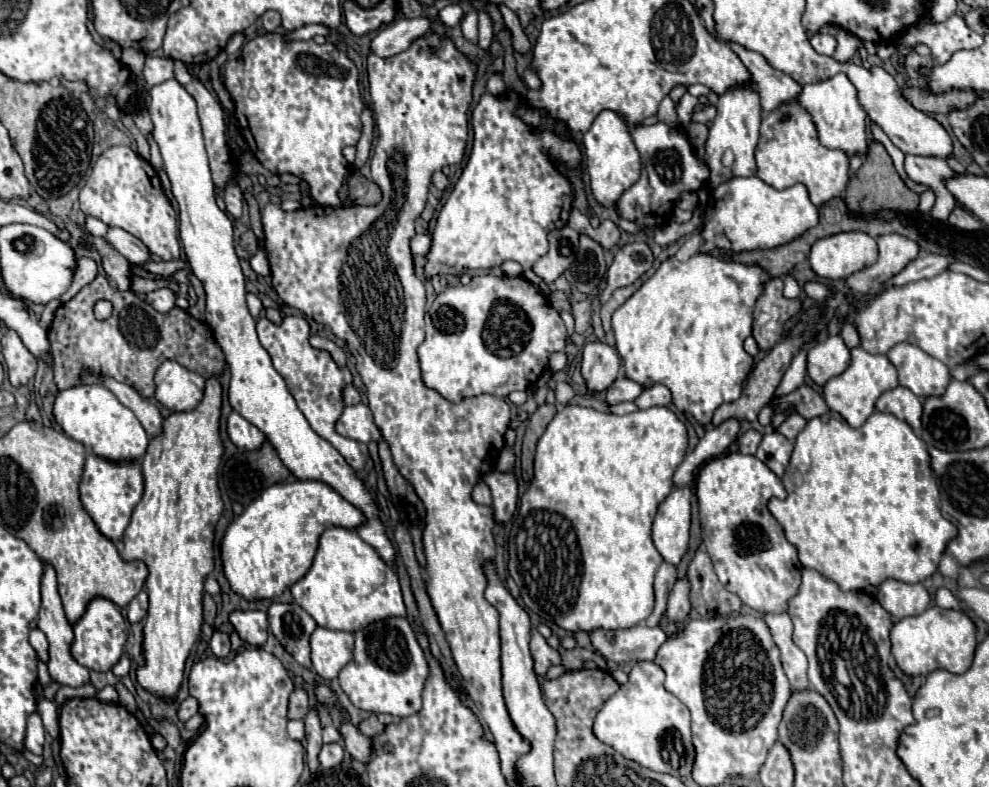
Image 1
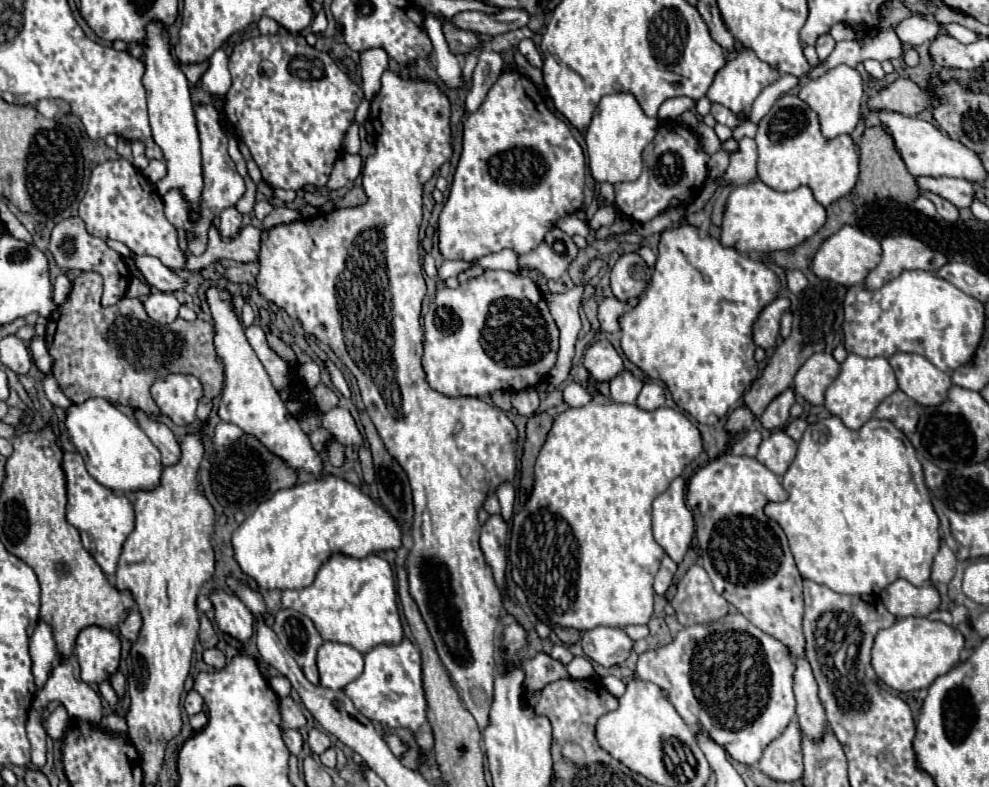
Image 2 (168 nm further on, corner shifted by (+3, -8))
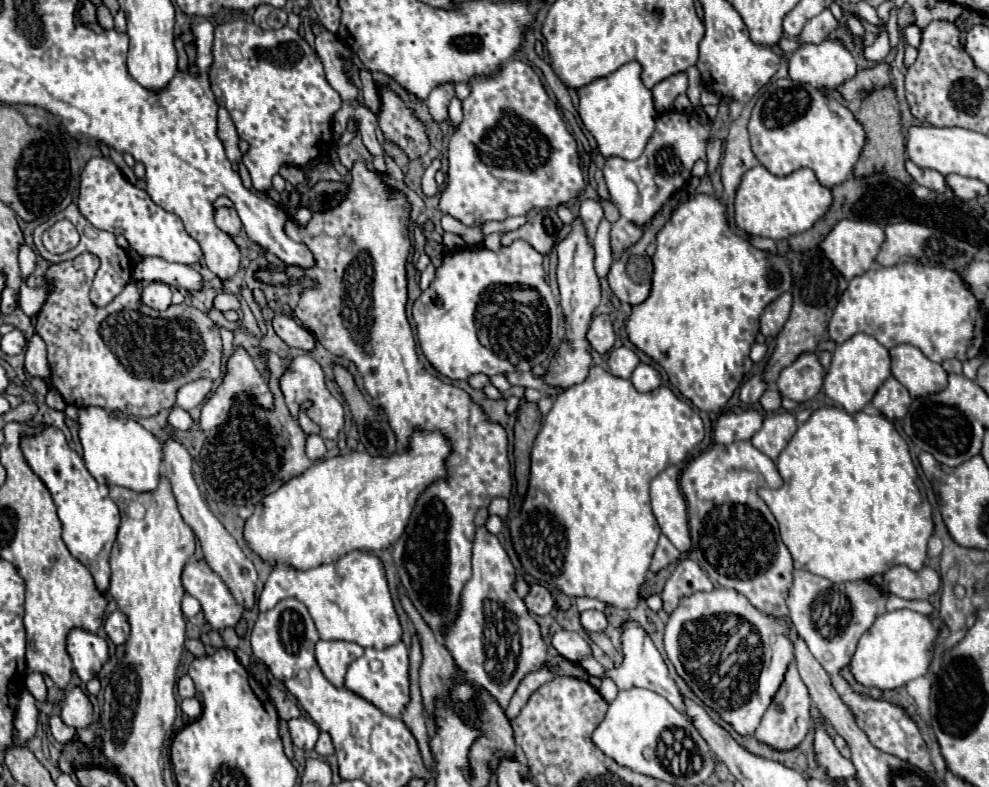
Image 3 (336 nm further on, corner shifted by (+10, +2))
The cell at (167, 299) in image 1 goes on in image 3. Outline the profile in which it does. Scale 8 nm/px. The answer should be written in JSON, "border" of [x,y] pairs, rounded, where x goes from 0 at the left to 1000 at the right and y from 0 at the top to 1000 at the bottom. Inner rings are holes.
{"border":[[[152,358],[144,368],[144,384],[154,394],[168,394],[174,381],[174,368],[166,358]]]}

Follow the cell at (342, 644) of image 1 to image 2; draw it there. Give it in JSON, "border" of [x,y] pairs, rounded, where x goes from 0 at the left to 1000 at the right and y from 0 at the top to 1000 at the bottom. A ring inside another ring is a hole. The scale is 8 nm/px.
{"border":[[[329,816],[321,831],[321,849],[325,872],[347,877],[367,854],[367,831],[349,818]]]}

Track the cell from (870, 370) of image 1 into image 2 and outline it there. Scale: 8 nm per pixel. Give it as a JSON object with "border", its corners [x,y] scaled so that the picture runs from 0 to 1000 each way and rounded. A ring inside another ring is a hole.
{"border":[[[858,450],[850,463],[848,478],[834,498],[834,518],[842,529],[848,529],[856,544],[869,546],[885,526],[889,511],[893,511],[893,506],[901,503],[905,496],[907,496],[907,483],[897,455],[891,452],[873,455],[867,450]]]}

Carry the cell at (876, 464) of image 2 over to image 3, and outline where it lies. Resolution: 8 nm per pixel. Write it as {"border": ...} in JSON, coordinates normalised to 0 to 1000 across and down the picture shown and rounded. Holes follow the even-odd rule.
{"border":[[[845,516],[827,518],[807,541],[803,557],[787,579],[785,592],[793,618],[787,623],[772,620],[768,623],[768,633],[785,656],[791,689],[801,704],[805,724],[857,740],[880,737],[904,717],[914,717],[924,727],[934,719],[936,691],[944,676],[942,645],[922,590],[918,564],[898,531],[874,522],[859,529]]]}

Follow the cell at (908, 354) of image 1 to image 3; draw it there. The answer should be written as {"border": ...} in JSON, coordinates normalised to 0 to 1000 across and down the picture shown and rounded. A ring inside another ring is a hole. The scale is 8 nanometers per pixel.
{"border":[[[910,437],[900,445],[902,478],[910,483],[922,506],[938,503],[957,493],[957,470],[952,463],[938,457],[930,442],[922,437]]]}

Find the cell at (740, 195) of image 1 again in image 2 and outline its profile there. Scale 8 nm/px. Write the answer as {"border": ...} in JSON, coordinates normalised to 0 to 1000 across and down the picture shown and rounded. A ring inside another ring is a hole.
{"border":[[[759,229],[757,234],[745,236],[737,247],[731,274],[729,307],[757,323],[800,318],[820,302],[834,285],[834,277],[834,264],[824,254],[818,236],[808,236],[802,244],[788,244],[778,239],[769,229]]]}

